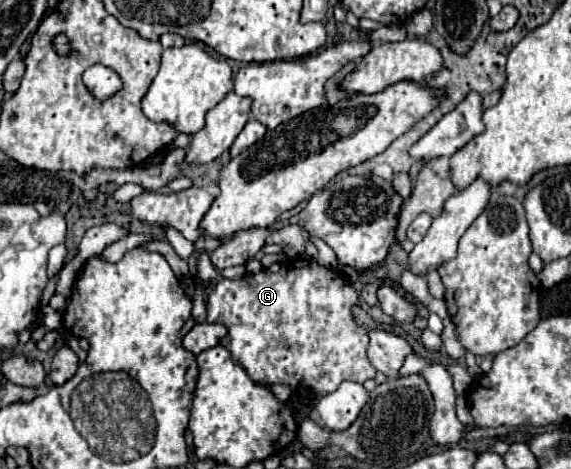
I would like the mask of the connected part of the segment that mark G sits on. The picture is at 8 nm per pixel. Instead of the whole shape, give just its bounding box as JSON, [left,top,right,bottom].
[207,260,375,394]

